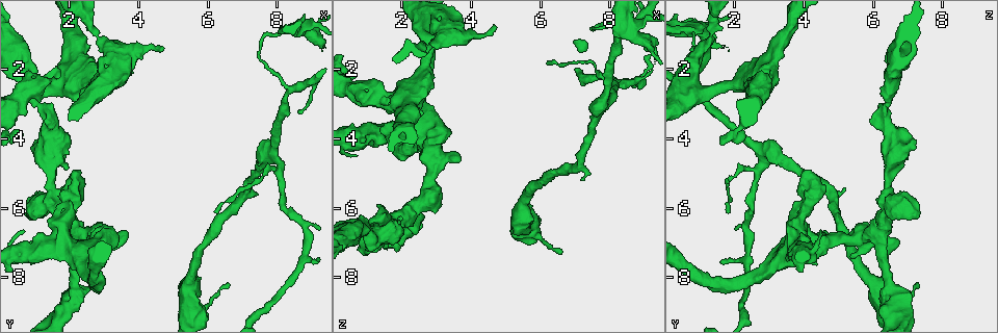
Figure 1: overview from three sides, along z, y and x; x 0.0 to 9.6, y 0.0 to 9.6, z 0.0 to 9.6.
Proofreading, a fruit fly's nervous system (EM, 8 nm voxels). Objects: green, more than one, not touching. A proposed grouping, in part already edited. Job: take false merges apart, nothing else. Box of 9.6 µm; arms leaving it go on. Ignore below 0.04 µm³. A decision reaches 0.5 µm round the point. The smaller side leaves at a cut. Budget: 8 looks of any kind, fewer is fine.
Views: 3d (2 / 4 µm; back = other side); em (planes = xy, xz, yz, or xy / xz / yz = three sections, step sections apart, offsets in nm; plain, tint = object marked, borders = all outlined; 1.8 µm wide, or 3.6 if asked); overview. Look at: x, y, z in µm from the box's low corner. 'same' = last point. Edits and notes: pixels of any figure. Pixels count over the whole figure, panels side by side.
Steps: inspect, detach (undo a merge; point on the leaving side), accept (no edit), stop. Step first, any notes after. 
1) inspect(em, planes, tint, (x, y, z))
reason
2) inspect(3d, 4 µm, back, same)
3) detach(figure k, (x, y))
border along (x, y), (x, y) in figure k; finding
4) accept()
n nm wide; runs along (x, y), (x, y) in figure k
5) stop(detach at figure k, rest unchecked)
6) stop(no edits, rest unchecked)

inspect(3d, 4 µm, (1.15, 2.80, 2.85))
closes a loop

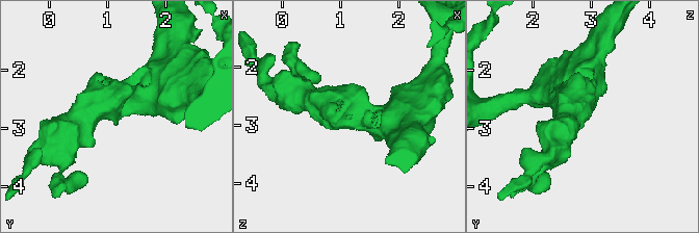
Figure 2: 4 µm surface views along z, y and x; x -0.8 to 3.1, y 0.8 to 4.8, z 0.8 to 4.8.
inspect(em, 3.6 µm, xy, step 16, plain, (1.10, 2.80, 2.85))
shape alone is not enough

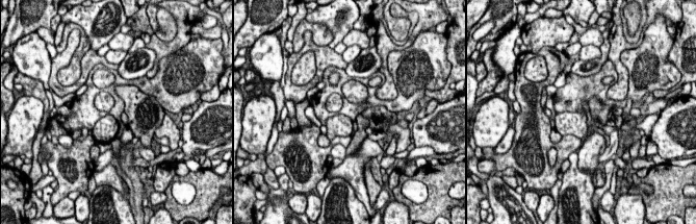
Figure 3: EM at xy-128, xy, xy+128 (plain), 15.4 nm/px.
inspect(em, 3.6 µm, xy, step 16, tint, same)
where the object lies

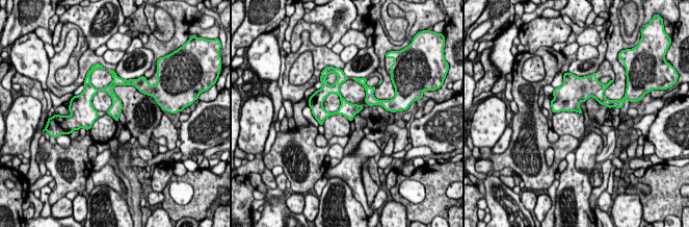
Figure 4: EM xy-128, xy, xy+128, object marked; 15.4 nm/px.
accept()
one cell here

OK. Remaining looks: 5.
inspect(em, 3.6 µm, xy, step 16, tint, (8.20, 0.95, 0.65))
thin arm on a thick one

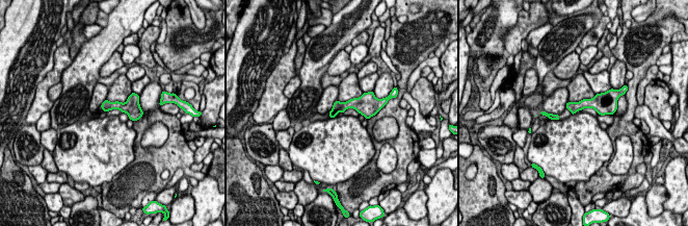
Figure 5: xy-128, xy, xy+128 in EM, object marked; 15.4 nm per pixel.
inspect(em, 3.6 µm, planes, tint, same)
cut it another way

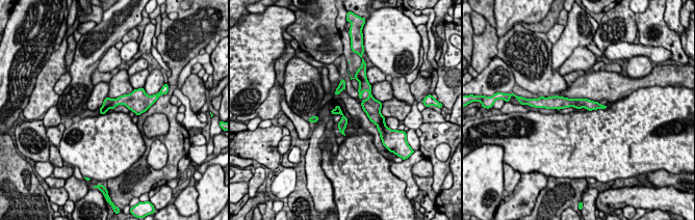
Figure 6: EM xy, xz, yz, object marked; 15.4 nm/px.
detach(figure 6, (108, 103))
border along (102, 106), (107, 109) in figure 6; a second cell is stuck on

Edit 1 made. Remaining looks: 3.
inspect(overview)
see it whole again

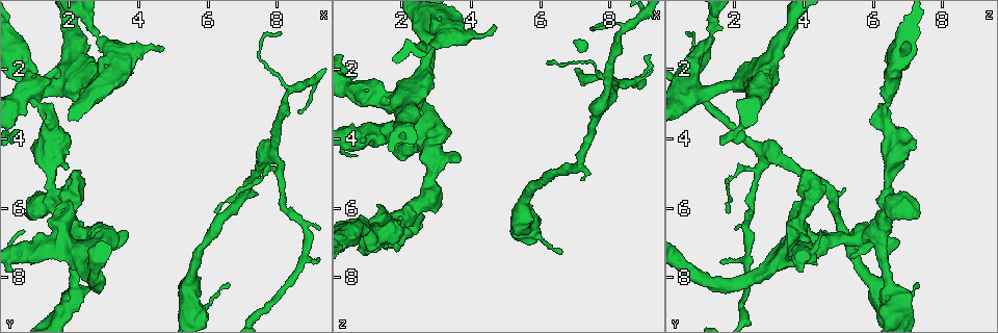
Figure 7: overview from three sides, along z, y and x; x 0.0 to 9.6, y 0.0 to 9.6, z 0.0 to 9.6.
inspect(em, yz, step 16, tint, (2.35, 6.70, 6.10))
thick turns thin

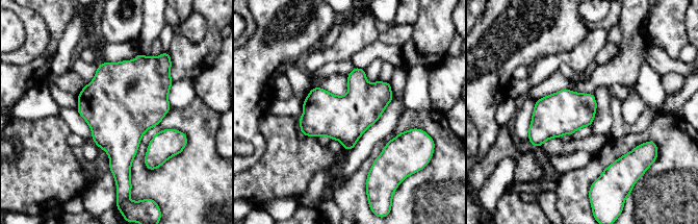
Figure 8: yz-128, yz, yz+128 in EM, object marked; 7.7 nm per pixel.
inspect(em, xz, step 8, tint, same)
cut it another way

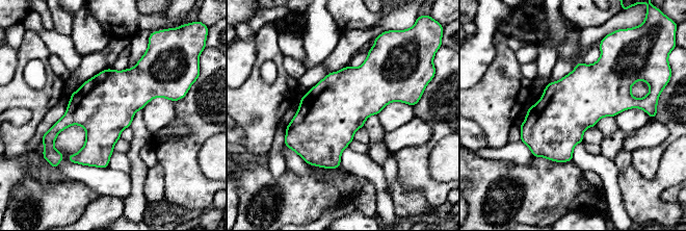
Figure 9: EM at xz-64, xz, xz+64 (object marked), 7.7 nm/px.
accept()
continuous, no second cell

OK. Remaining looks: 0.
stop(detach at figure 6, rest unchecked)

